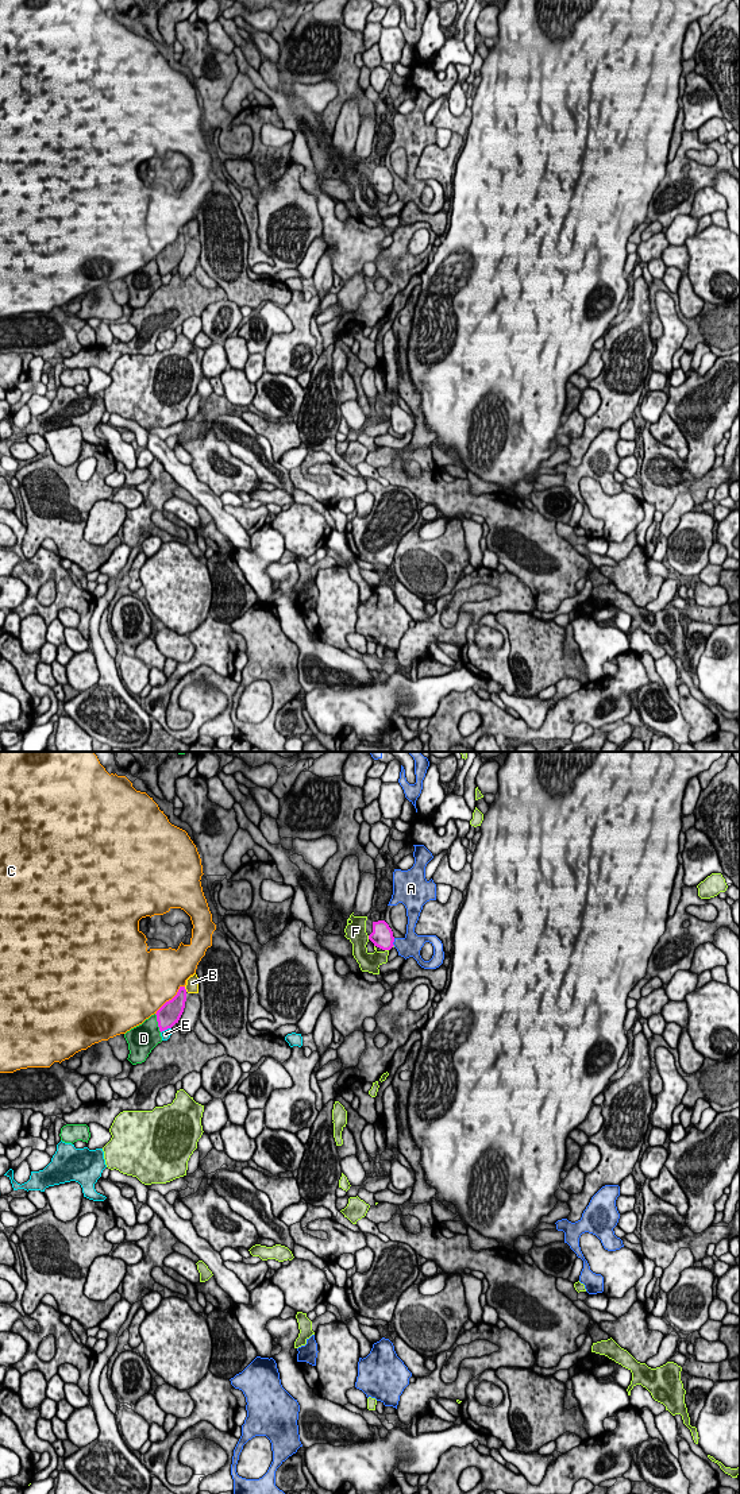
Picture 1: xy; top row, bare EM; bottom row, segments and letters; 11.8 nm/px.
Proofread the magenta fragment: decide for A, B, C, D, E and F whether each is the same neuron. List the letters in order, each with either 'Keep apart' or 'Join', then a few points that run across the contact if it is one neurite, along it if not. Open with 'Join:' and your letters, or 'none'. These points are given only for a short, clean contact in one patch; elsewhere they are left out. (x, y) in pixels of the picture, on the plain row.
Join: none
A: Keep apart
B: Keep apart. Line: xy (184, 231), (187, 235)
C: Keep apart
D: Keep apart
E: Keep apart
F: Keep apart

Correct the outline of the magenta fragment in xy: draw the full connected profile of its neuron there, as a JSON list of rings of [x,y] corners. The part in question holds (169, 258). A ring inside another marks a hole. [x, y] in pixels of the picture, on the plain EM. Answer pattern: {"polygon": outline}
{"polygon": [[[180,231],[177,239],[157,255],[155,259],[161,277],[171,273],[176,267],[178,267],[185,252],[185,246],[186,233],[185,231]]]}

